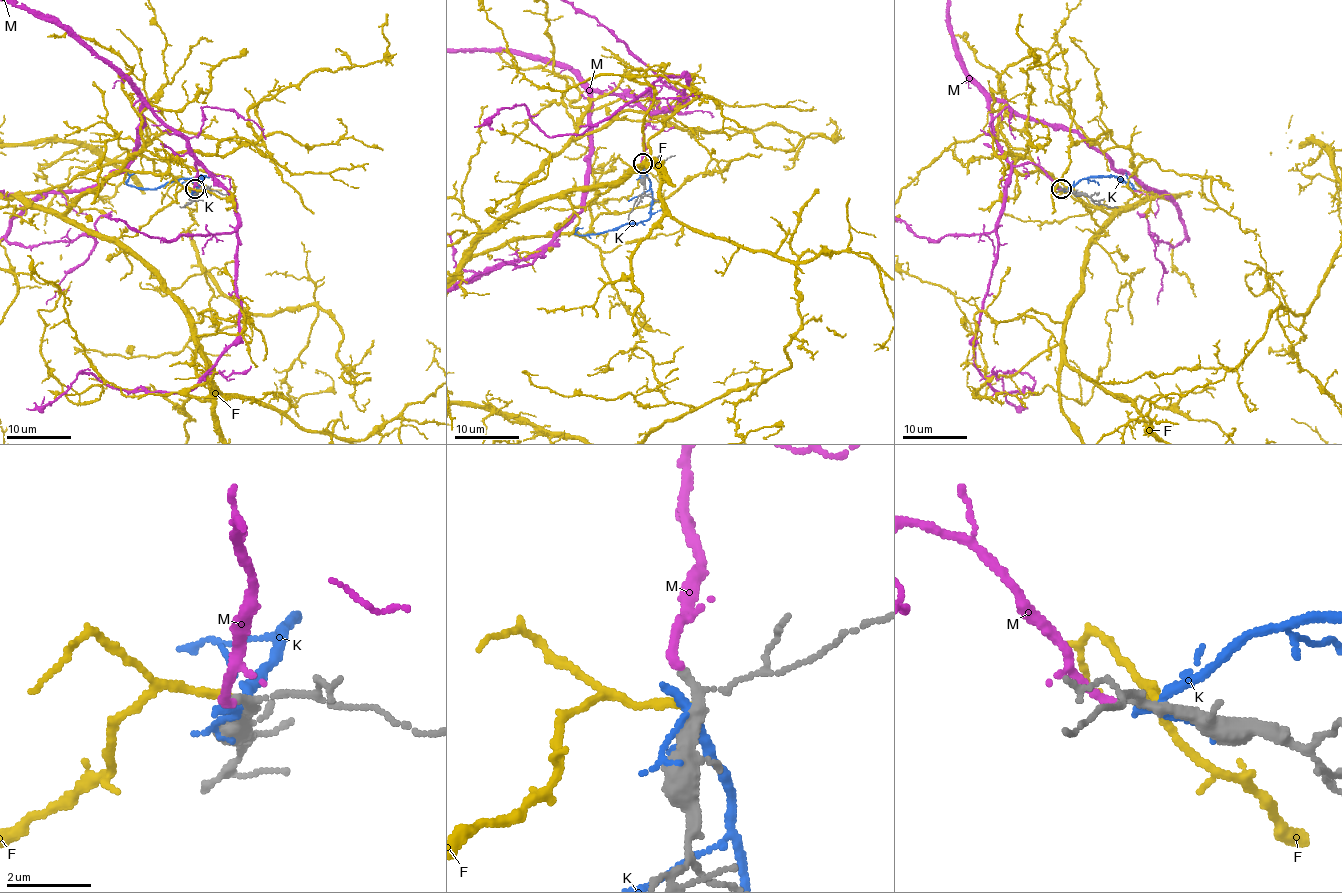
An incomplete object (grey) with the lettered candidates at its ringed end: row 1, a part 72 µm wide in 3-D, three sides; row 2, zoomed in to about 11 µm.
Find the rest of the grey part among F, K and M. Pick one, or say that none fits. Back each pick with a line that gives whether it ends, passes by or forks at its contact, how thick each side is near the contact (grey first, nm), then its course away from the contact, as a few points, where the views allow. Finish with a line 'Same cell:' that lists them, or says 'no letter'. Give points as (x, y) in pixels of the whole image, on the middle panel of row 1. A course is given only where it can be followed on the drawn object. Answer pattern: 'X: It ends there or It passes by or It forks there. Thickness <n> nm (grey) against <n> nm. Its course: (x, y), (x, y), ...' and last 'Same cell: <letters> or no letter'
M: It ends there. Thickness 170 nm (grey) against 200 nm
Same cell: M

